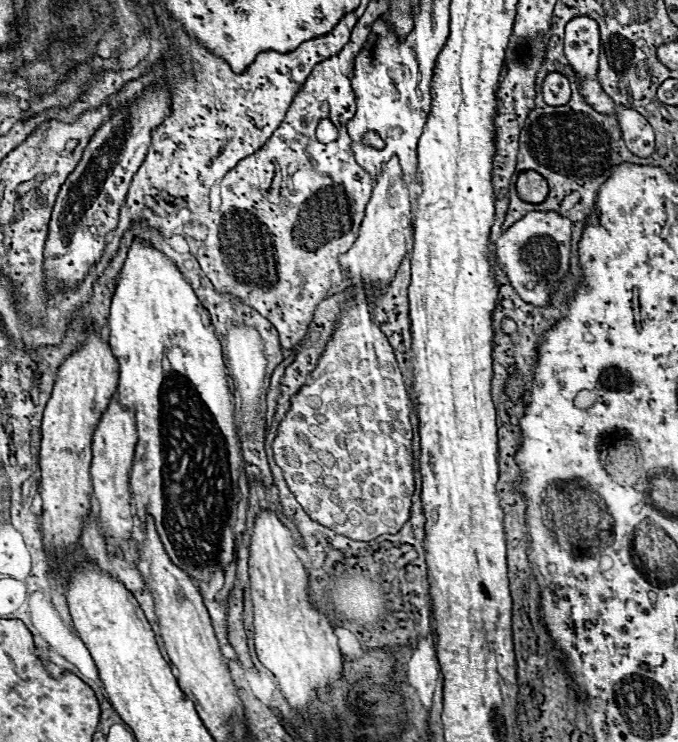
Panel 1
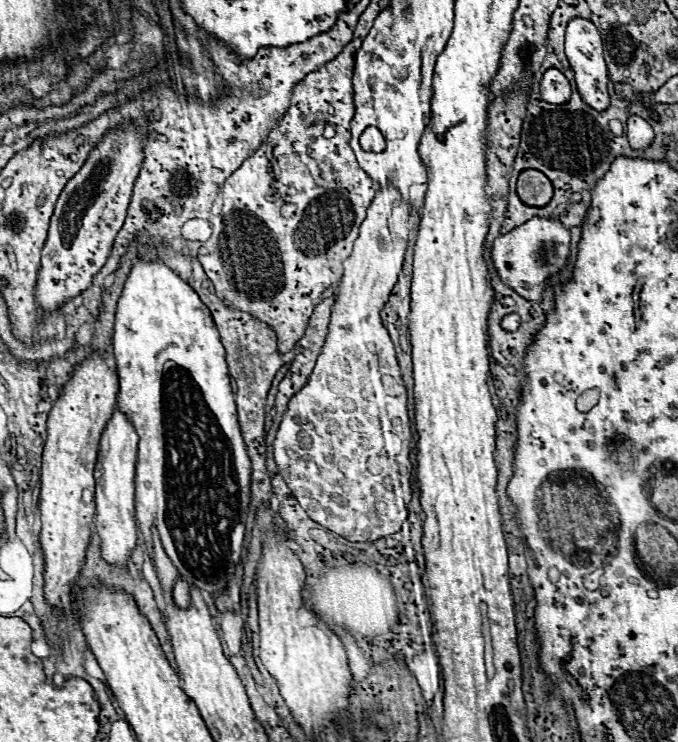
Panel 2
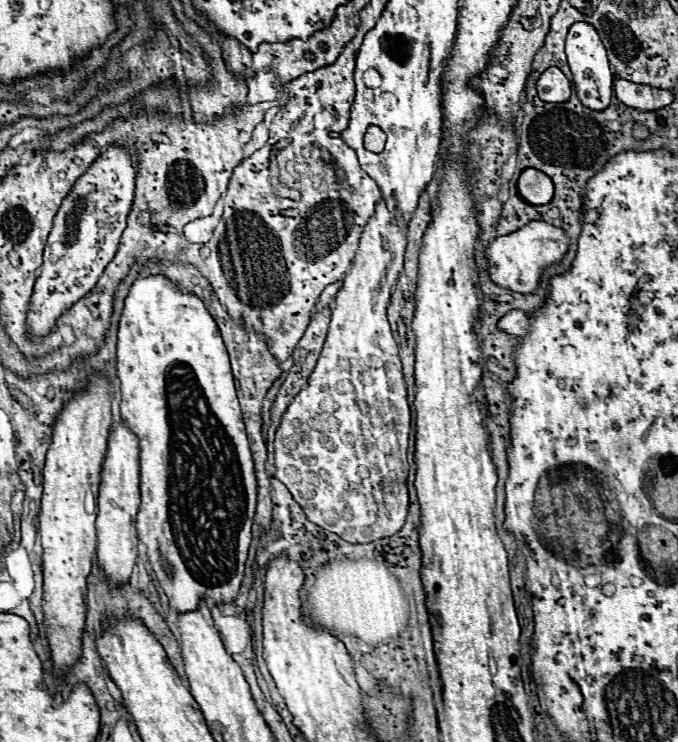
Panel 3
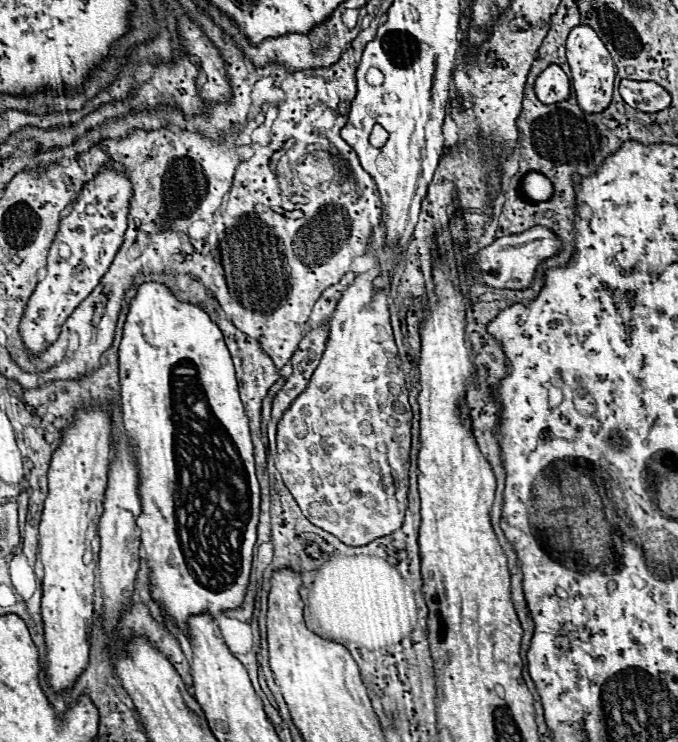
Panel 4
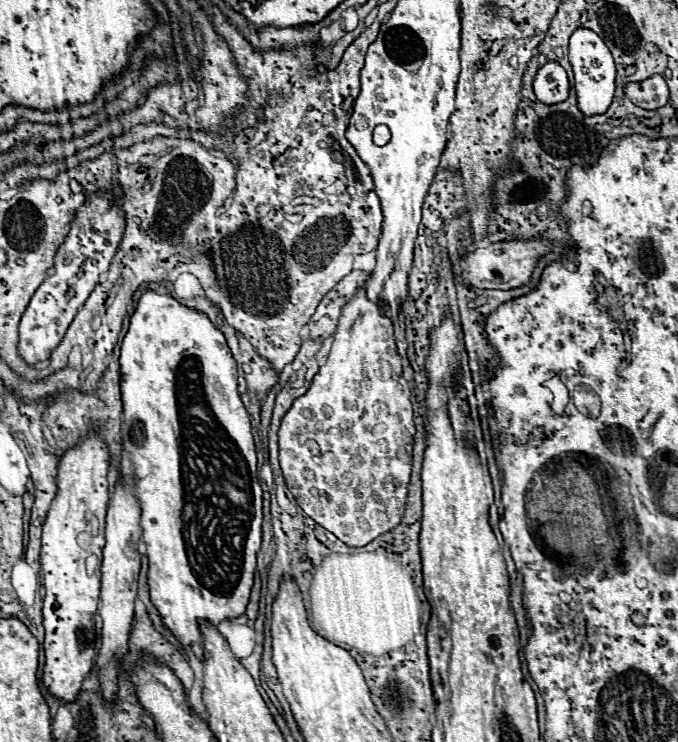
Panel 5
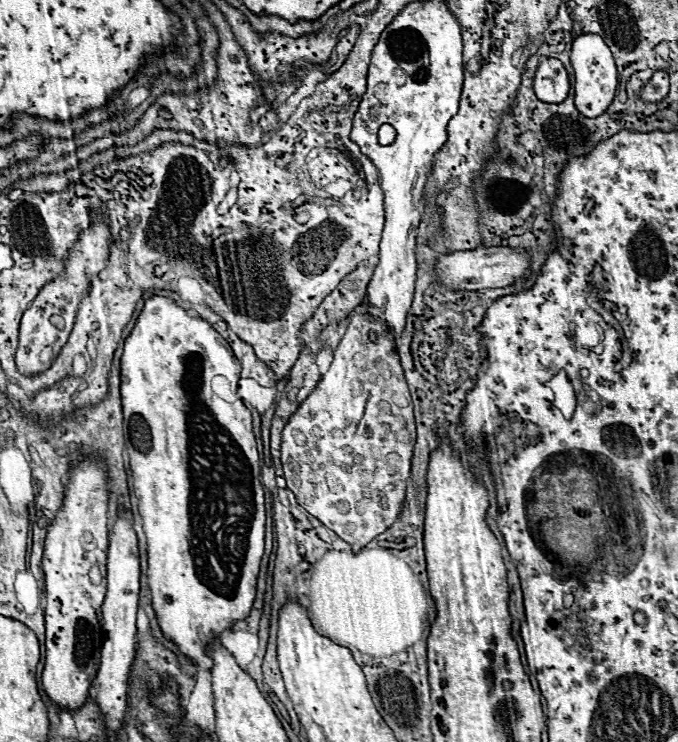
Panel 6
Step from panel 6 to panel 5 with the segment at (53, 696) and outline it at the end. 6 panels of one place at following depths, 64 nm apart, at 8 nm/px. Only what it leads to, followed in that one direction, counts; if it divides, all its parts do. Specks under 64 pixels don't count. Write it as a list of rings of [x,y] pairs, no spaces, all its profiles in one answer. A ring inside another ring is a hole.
[[[88,434],[82,442],[78,442],[74,448],[66,450],[66,454],[58,462],[58,494],[52,500],[52,506],[48,510],[46,522],[42,526],[42,552],[40,552],[40,564],[44,570],[44,628],[46,628],[46,640],[44,640],[44,652],[46,652],[46,664],[42,682],[48,688],[48,692],[62,700],[62,702],[76,702],[78,694],[82,692],[84,680],[90,676],[92,668],[96,666],[96,606],[100,598],[100,578],[92,578],[86,572],[86,558],[98,556],[102,560],[102,550],[106,544],[104,538],[104,526],[106,526],[106,508],[108,508],[108,452],[106,444],[102,444],[102,438],[96,434]]]

